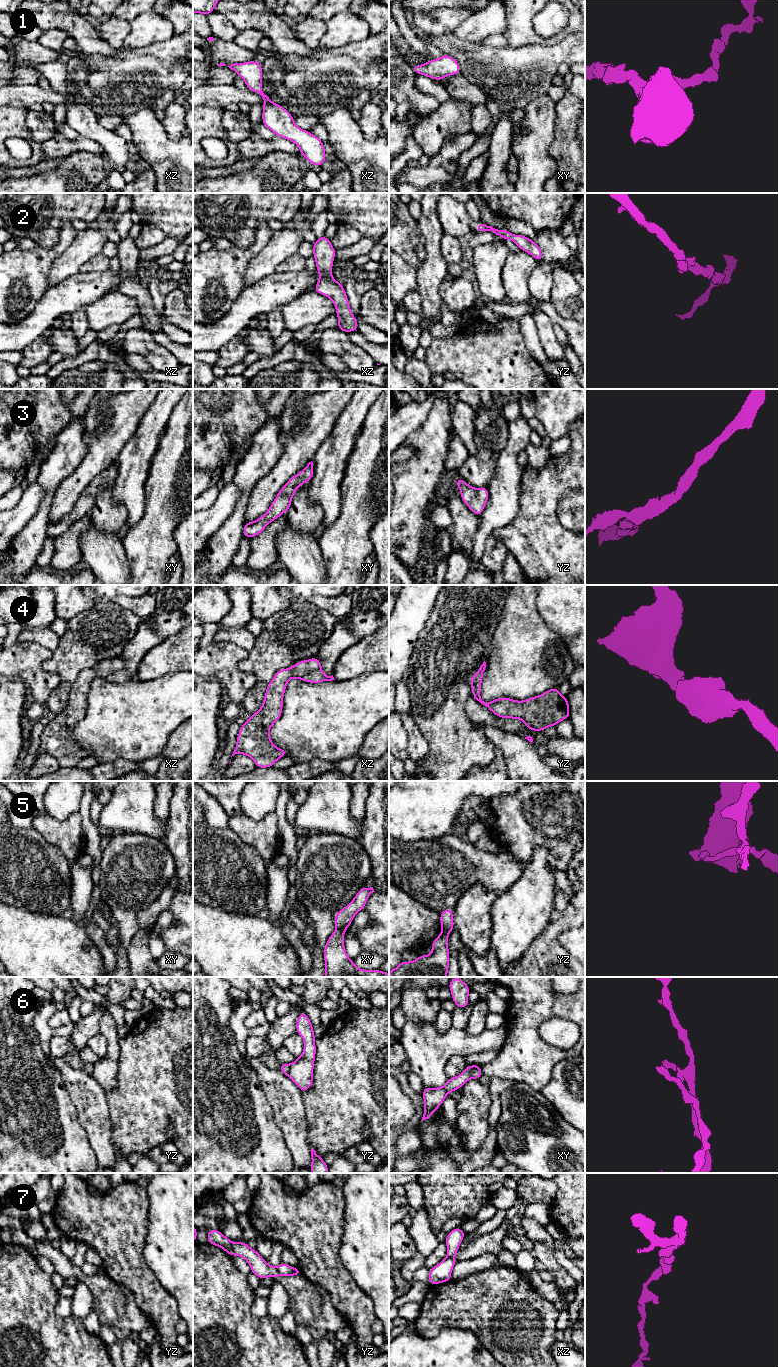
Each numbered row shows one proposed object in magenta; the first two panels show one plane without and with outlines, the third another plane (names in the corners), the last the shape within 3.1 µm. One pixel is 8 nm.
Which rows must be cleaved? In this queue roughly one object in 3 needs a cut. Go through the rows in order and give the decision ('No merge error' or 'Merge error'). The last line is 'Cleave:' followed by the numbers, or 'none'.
1: No merge error
2: No merge error
3: No merge error
4: No merge error
5: Merge error
6: Merge error
7: Merge error
Cleave: 5, 6, 7

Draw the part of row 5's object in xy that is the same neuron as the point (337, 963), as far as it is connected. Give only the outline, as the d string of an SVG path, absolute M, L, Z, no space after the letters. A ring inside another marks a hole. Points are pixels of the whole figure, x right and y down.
M335 931L324 946L325 977L389 977L379 970L357 968L344 947L344 932Z

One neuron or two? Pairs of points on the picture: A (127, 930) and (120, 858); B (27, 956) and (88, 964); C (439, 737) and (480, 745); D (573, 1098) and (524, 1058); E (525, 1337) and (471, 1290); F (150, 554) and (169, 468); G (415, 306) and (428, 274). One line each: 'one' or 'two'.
A: one
B: one
C: one
D: two
E: one
F: one
G: two

